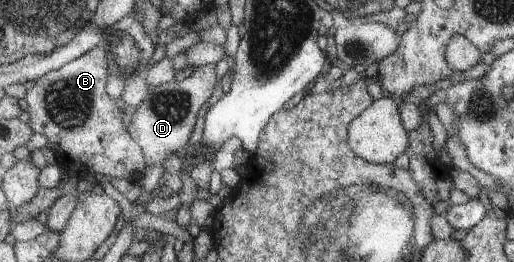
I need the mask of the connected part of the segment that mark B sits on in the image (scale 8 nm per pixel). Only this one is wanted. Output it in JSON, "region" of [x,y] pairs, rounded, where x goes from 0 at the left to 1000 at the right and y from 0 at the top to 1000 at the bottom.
{"region":[[[195,176],[167,198],[142,237],[121,260],[93,275],[66,313],[66,332],[54,344],[51,397],[58,435],[56,481],[66,508],[78,508],[93,527],[91,557],[105,580],[111,626],[121,634],[126,664],[140,683],[160,676],[173,653],[216,679],[245,683],[253,695],[272,687],[286,634],[278,573],[263,534],[253,527],[237,473],[237,420],[206,351],[210,305],[210,206]]]}

